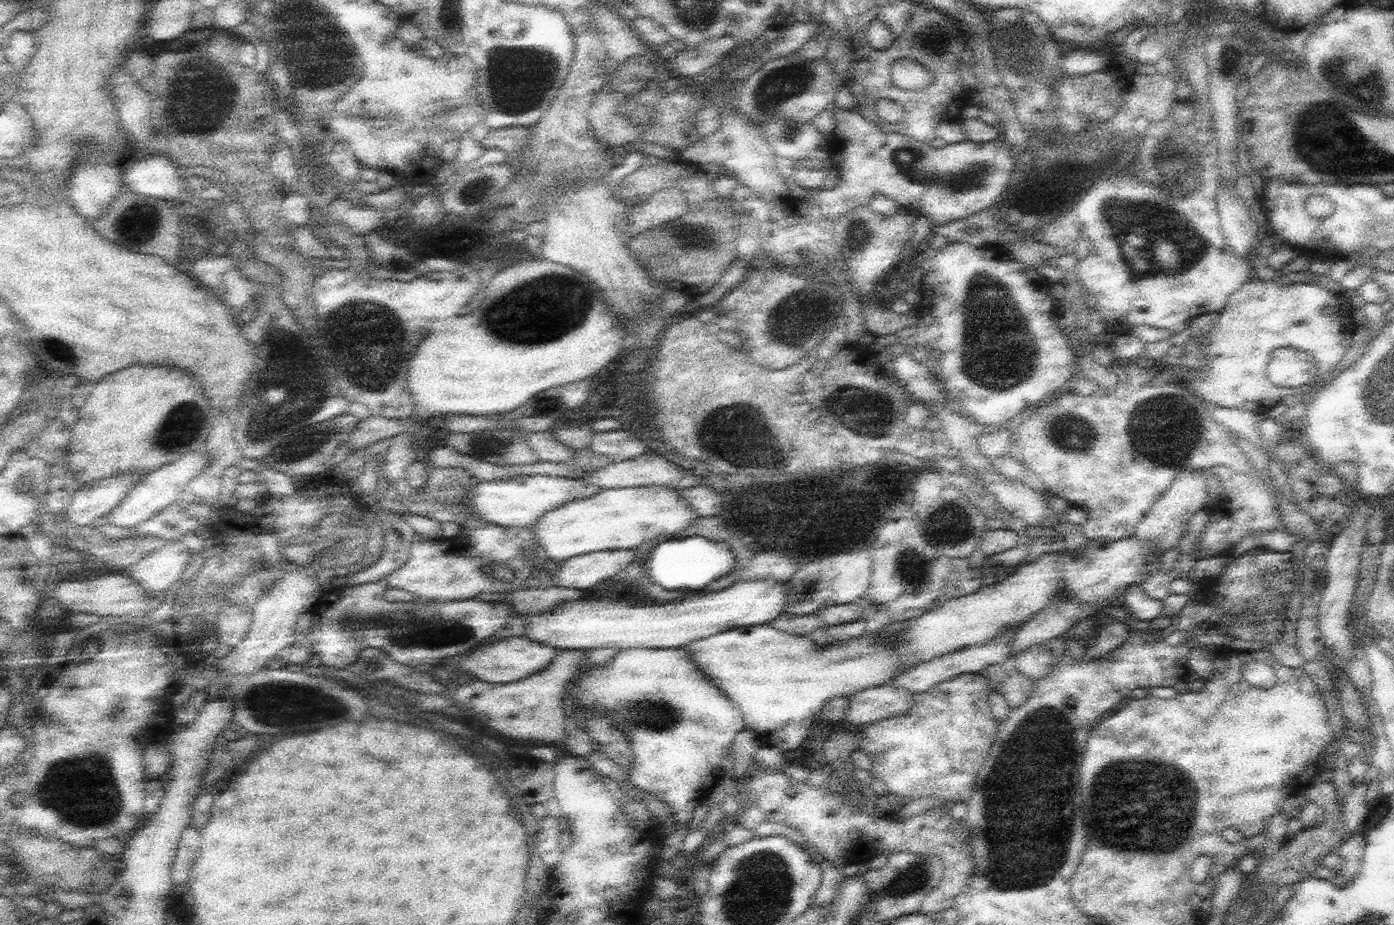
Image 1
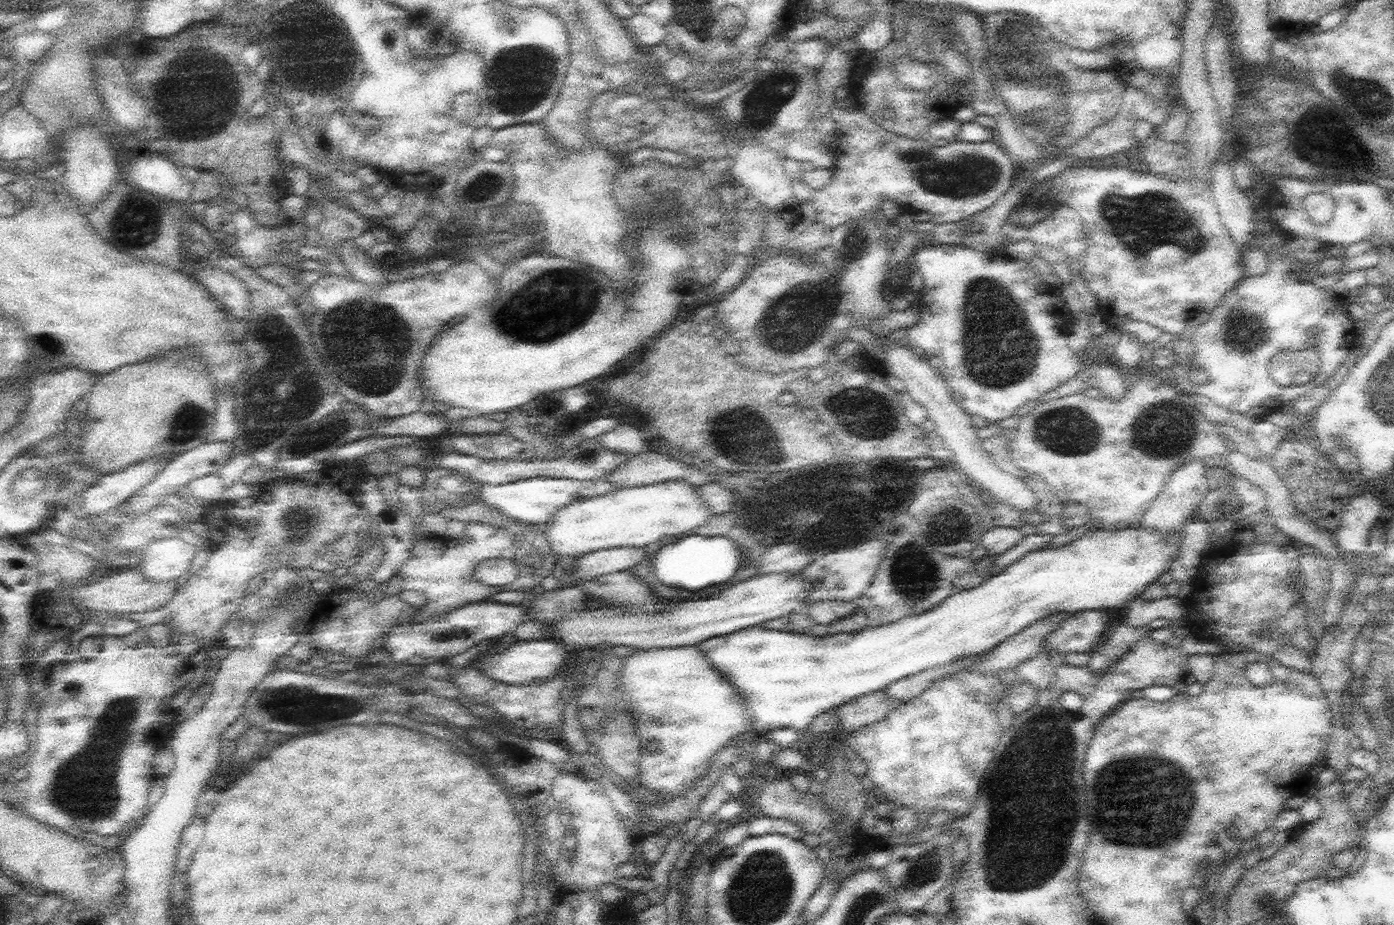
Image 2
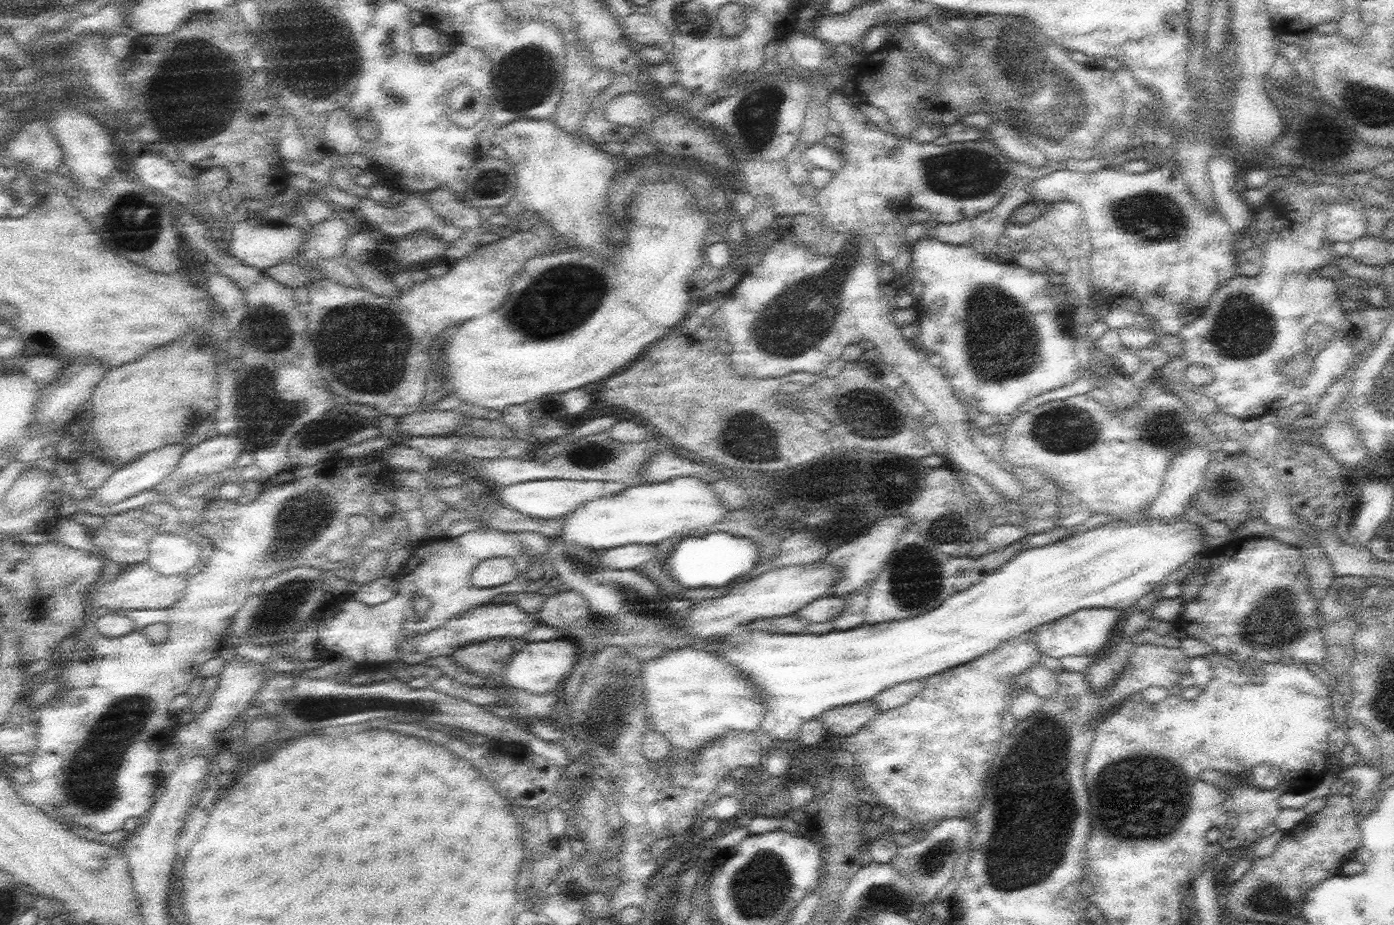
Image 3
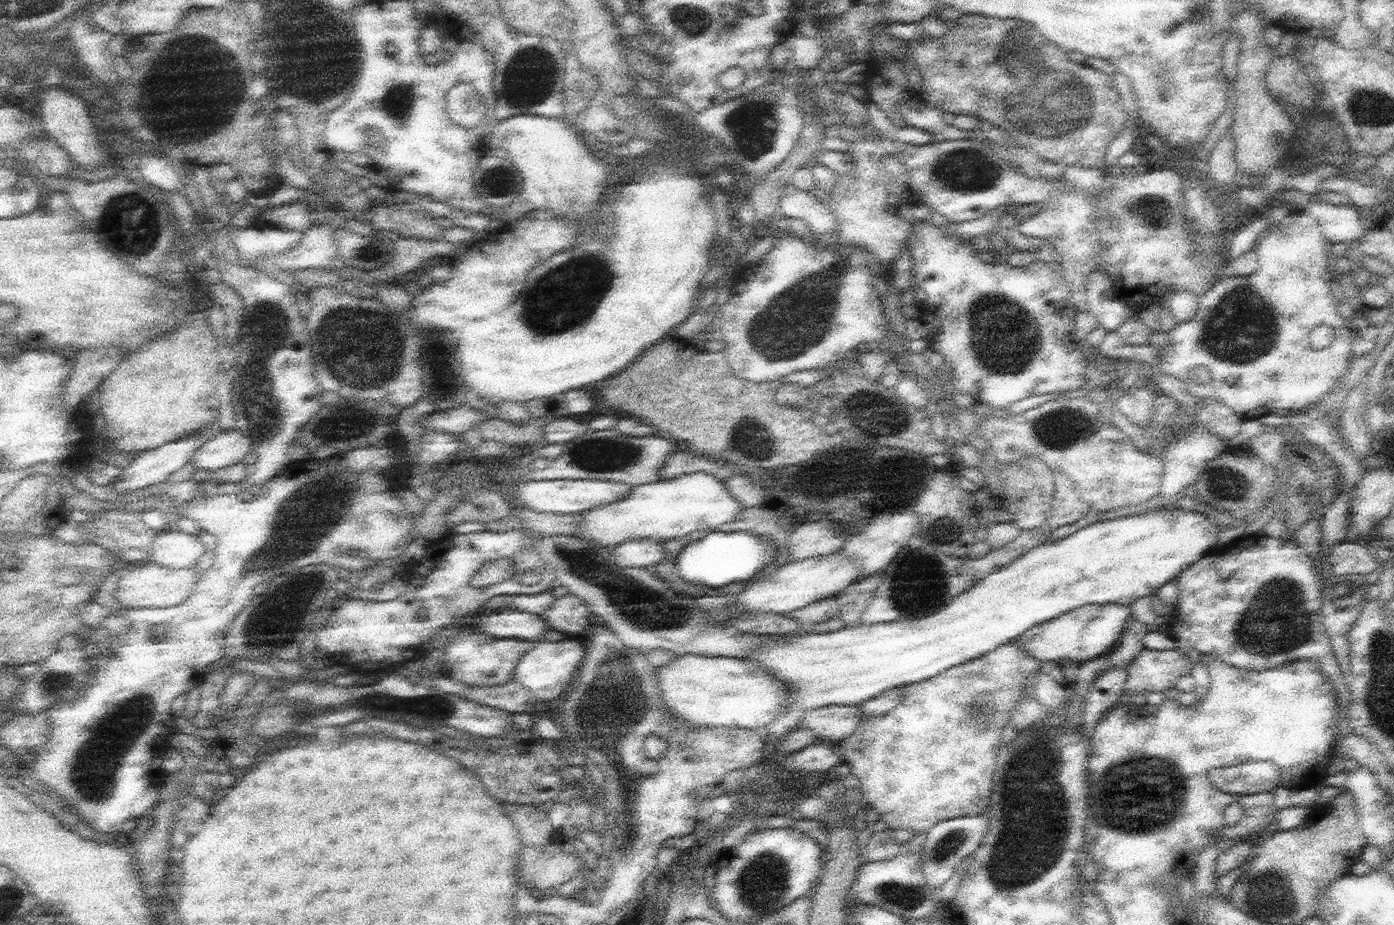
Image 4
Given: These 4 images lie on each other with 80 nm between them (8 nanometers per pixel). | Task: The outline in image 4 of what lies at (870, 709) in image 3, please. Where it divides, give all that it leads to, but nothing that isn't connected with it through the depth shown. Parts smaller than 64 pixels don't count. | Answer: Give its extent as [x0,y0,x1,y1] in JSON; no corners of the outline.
[799,705,862,743]

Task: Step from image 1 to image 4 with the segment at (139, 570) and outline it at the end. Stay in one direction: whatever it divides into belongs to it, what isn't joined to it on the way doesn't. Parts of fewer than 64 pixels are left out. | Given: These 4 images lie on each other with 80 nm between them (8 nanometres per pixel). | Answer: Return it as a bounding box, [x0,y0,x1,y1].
[150,525,205,570]

